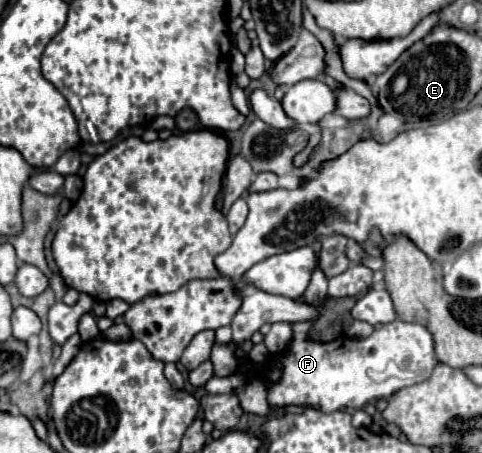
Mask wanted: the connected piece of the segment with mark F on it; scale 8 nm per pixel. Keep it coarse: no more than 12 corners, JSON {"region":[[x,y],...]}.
{"region":[[293,323],[271,405],[333,413],[423,383],[439,365],[419,323],[307,339]]}

